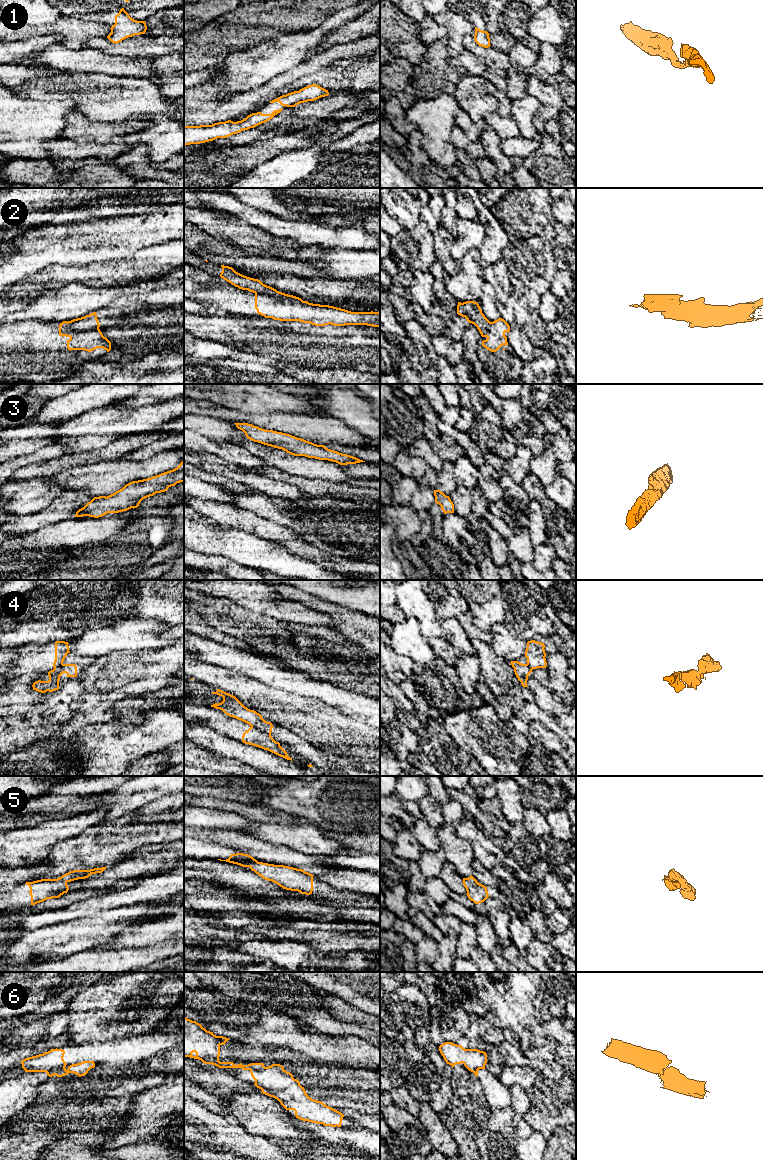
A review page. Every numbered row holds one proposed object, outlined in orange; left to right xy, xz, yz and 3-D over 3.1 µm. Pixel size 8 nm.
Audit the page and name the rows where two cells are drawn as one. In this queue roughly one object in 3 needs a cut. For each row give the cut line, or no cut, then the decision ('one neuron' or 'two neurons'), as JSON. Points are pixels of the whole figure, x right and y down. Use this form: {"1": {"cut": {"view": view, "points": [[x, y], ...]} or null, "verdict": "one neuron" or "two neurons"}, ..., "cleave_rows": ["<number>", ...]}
{"1": {"cut": null, "verdict": "one neuron"}, "2": {"cut": {"view": "xz", "points": [[255, 292], [275, 298], [288, 296]]}, "verdict": "two neurons"}, "3": {"cut": null, "verdict": "one neuron"}, "4": {"cut": {"view": "xz", "points": [[251, 726], [270, 735]]}, "verdict": "two neurons"}, "5": {"cut": null, "verdict": "one neuron"}, "6": {"cut": {"view": "xz", "points": [[265, 1067], [262, 1069], [242, 1068]]}, "verdict": "two neurons"}, "cleave_rows": ["2", "4", "6"]}

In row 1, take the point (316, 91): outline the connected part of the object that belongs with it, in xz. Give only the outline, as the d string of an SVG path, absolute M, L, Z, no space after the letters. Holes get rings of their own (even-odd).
M312 84L300 89L299 91L294 91L286 95L282 95L270 101L270 103L279 102L282 106L295 107L300 103L314 101L328 95L328 90L316 84Z

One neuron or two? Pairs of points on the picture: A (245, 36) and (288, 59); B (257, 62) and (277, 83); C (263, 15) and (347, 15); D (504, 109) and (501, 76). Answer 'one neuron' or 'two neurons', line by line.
A: two neurons
B: two neurons
C: two neurons
D: one neuron

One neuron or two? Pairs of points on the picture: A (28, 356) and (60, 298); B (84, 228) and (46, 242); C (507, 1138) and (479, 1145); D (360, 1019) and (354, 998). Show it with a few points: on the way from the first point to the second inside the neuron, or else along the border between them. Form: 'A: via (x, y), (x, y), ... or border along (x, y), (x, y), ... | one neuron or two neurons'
A: via (31, 342), (35, 325), (48, 312) | one neuron
B: via (75, 234), (64, 241), (55, 242) | one neuron
C: border along (487, 1119), (487, 1146), (499, 1149) | two neurons
D: border along (337, 996), (369, 1014) | two neurons

